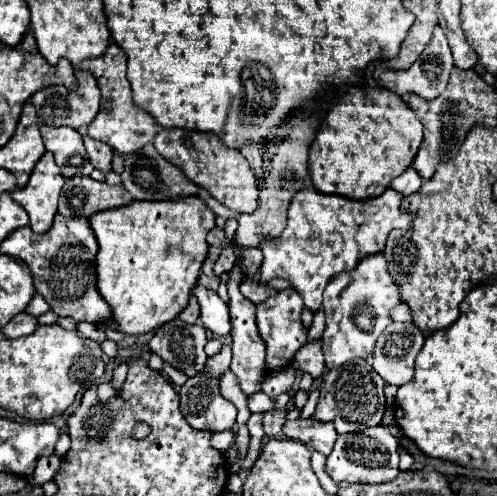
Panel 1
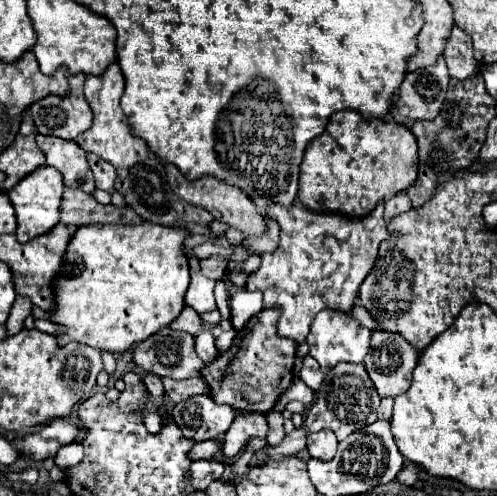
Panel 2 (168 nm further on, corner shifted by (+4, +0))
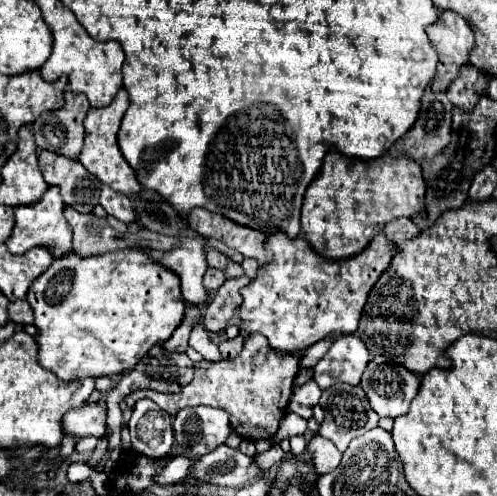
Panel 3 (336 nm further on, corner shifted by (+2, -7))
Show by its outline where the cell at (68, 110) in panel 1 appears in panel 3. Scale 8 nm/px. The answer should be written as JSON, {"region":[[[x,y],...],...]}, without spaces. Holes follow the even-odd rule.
{"region":[[[70,89],[64,91],[64,107],[58,111],[42,113],[32,123],[32,133],[38,149],[76,159],[84,143],[84,117],[90,109],[86,95],[74,95]]]}

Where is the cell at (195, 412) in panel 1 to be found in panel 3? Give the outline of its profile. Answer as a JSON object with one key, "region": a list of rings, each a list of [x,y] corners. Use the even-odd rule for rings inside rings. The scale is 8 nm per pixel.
{"region":[[[186,407],[174,419],[174,443],[186,457],[198,457],[222,445],[232,431],[224,409]]]}

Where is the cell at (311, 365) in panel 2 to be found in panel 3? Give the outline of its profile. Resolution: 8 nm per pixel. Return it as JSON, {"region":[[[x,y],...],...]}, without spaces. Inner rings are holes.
{"region":[[[312,379],[292,393],[292,399],[288,401],[288,411],[296,413],[304,419],[310,419],[312,417],[312,407],[318,405],[318,399],[320,399],[320,387]]]}

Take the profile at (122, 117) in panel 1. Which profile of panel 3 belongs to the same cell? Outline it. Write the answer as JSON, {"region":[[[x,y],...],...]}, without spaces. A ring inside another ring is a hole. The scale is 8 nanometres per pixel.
{"region":[[[120,89],[120,93],[116,95],[116,99],[104,107],[104,109],[90,109],[86,119],[84,119],[84,129],[86,129],[86,137],[84,137],[84,149],[78,155],[78,161],[96,177],[100,179],[104,185],[112,187],[114,191],[122,193],[122,195],[138,195],[140,193],[140,183],[136,181],[136,175],[132,171],[132,167],[128,167],[128,163],[124,161],[120,149],[118,149],[118,141],[116,141],[116,133],[120,129],[120,119],[124,117],[126,109],[128,109],[128,93],[124,89]]]}

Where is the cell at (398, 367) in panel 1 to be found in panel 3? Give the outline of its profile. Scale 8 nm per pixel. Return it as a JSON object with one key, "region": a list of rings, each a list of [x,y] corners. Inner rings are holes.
{"region":[[[376,355],[368,363],[360,385],[380,417],[396,419],[410,411],[410,403],[420,389],[420,377]]]}

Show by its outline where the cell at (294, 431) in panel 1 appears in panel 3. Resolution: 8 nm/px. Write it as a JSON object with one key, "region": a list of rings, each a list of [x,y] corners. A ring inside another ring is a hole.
{"region":[[[314,435],[310,439],[308,453],[312,457],[312,463],[314,463],[318,475],[334,471],[342,459],[342,453],[336,451],[336,445],[330,439],[324,439],[322,435]]]}

